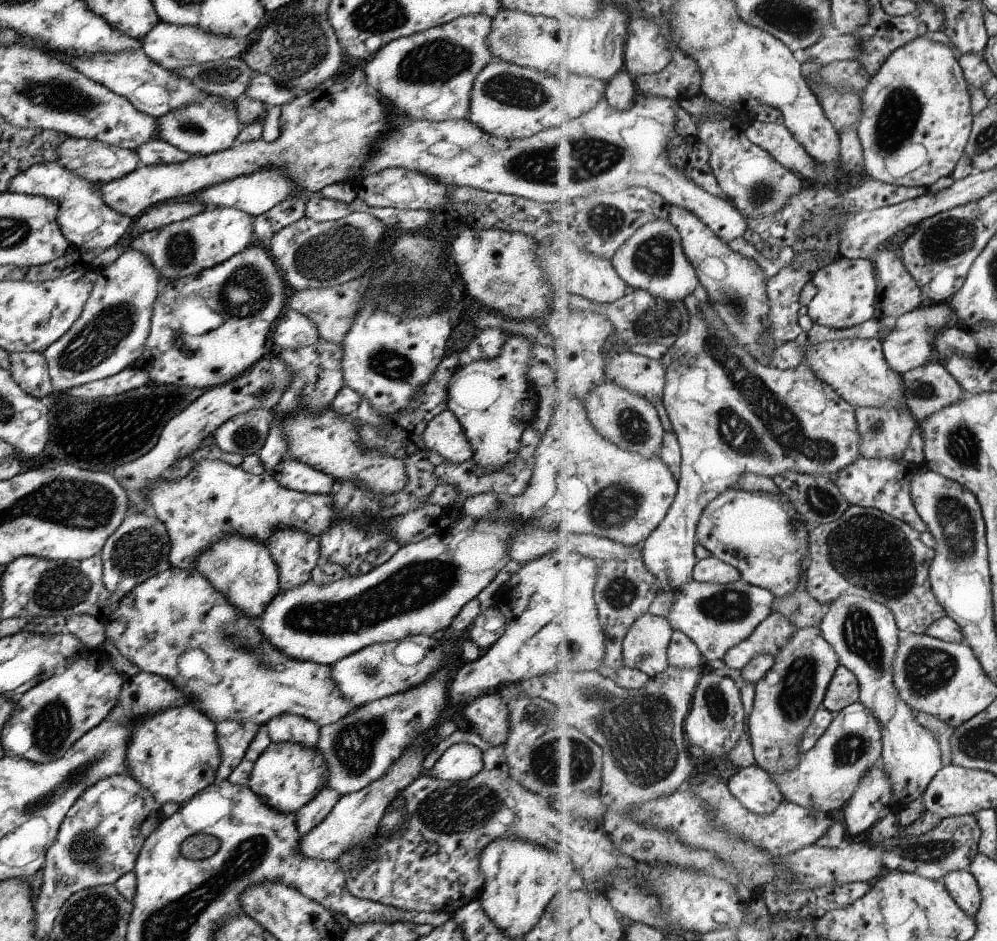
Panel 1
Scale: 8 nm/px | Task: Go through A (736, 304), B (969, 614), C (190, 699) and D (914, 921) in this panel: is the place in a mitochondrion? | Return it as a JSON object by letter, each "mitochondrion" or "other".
{"A":"mitochondrion","B":"other","C":"other","D":"other"}

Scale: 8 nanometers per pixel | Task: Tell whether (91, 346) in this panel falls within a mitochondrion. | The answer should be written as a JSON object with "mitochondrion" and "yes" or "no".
{"mitochondrion":"yes"}

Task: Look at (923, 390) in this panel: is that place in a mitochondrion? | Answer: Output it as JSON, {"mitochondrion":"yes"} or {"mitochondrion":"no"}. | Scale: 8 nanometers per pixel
{"mitochondrion":"yes"}

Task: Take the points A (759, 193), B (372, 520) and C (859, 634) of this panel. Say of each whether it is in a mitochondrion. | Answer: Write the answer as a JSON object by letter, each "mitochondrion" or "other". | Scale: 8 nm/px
{"A":"mitochondrion","B":"other","C":"mitochondrion"}

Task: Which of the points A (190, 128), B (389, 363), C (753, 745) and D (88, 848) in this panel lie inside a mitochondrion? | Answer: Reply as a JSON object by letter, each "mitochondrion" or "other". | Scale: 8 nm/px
{"A":"mitochondrion","B":"mitochondrion","C":"other","D":"mitochondrion"}

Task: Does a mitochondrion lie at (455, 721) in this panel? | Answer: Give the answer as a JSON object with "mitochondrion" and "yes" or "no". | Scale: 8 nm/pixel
{"mitochondrion":"no"}

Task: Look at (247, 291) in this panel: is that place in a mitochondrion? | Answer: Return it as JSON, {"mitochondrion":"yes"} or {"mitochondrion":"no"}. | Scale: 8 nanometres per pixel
{"mitochondrion":"yes"}

